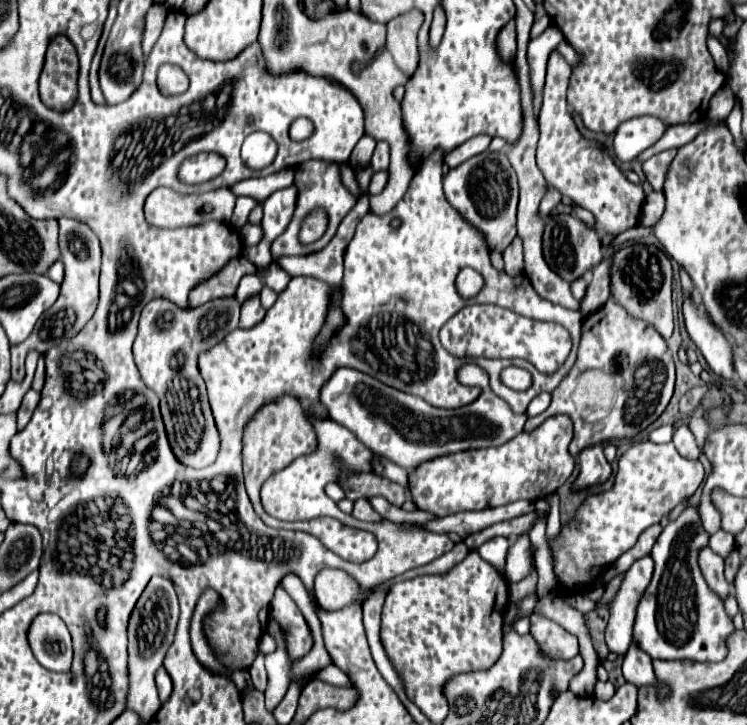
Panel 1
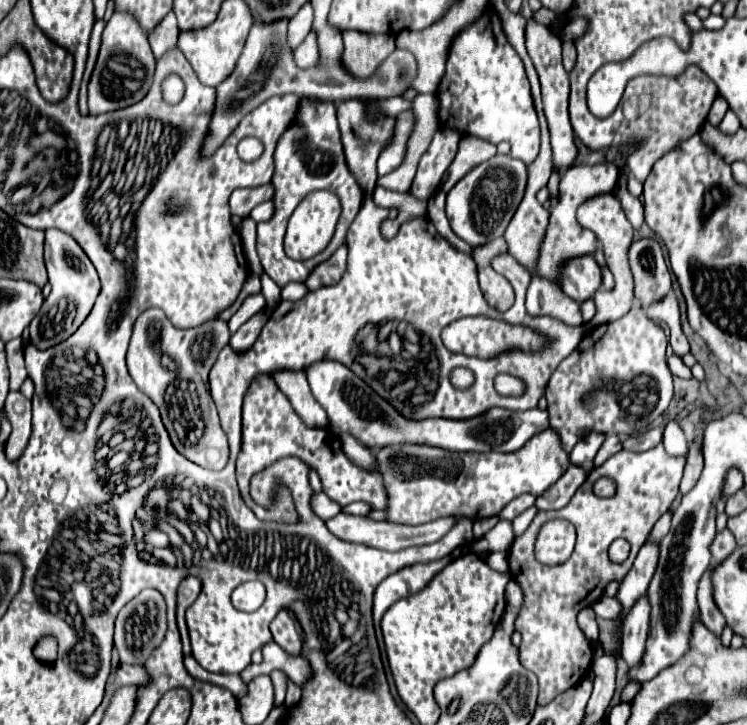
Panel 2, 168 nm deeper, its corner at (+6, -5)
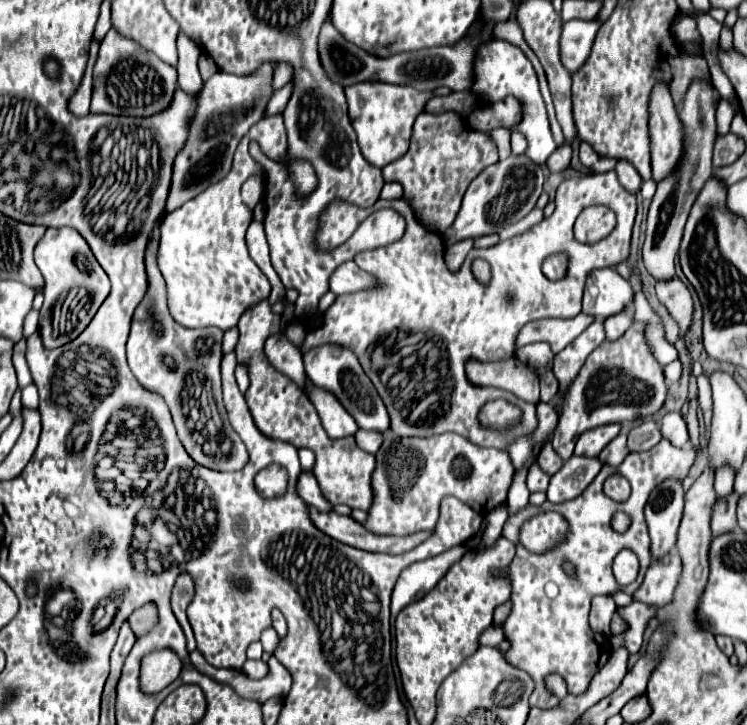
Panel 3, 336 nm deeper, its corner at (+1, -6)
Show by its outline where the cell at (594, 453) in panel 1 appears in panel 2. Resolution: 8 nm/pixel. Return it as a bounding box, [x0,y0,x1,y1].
[570,432,604,466]

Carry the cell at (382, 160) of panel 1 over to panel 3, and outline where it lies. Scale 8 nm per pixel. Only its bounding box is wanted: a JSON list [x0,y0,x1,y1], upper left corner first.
[383,111,497,233]

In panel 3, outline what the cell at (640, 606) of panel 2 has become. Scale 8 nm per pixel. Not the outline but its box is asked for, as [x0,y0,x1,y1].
[635,551,681,607]

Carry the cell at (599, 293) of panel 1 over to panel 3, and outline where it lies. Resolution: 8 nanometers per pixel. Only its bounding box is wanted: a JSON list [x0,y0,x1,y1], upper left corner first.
[615,159,643,193]

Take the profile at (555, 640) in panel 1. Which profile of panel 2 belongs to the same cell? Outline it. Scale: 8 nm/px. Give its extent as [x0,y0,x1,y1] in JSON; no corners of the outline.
[510,444,686,706]

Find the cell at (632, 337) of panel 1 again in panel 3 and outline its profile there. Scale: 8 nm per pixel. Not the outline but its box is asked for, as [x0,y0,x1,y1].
[551,323,667,461]

